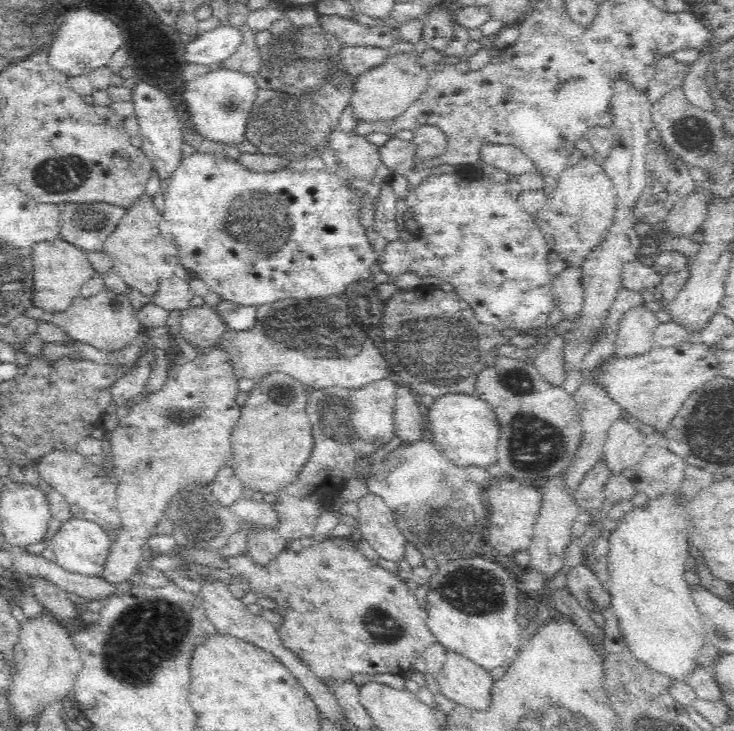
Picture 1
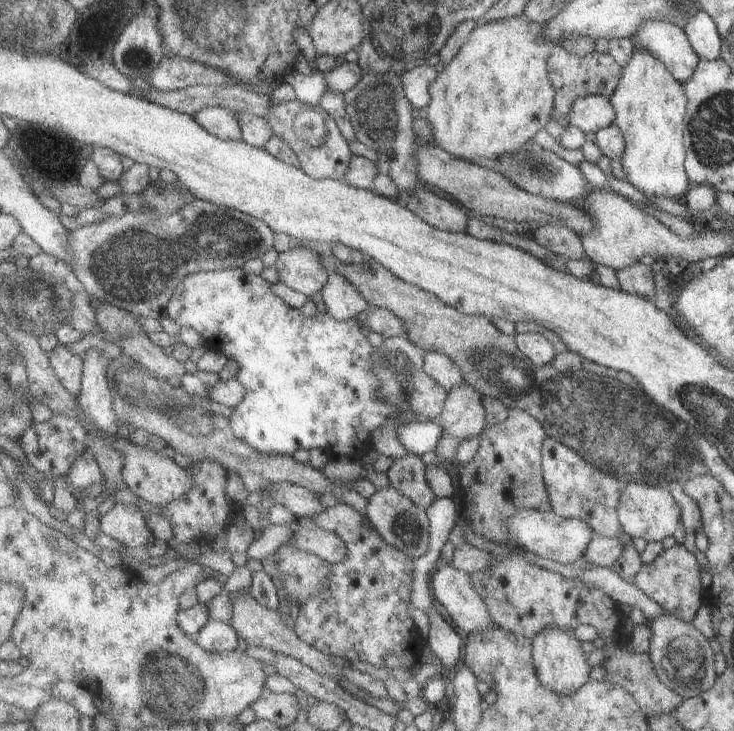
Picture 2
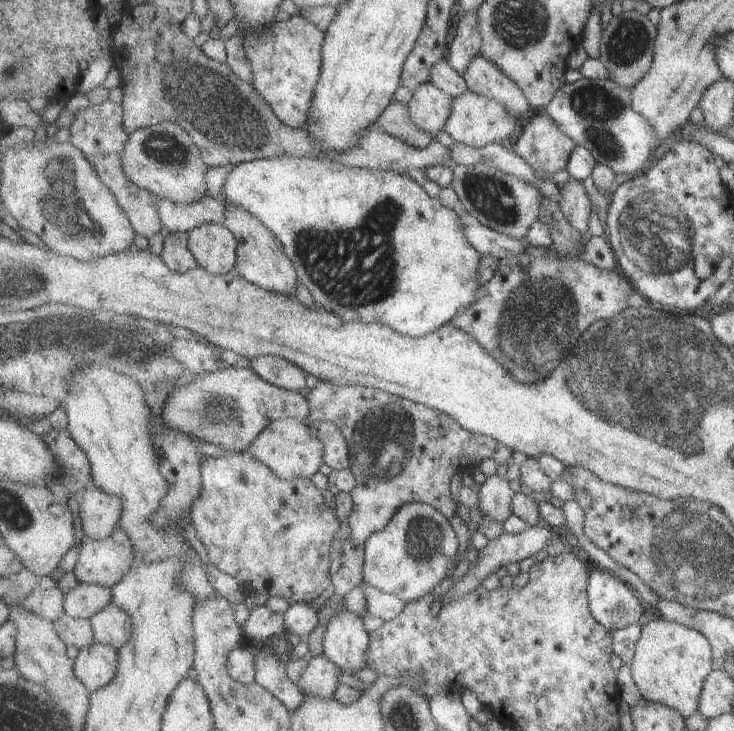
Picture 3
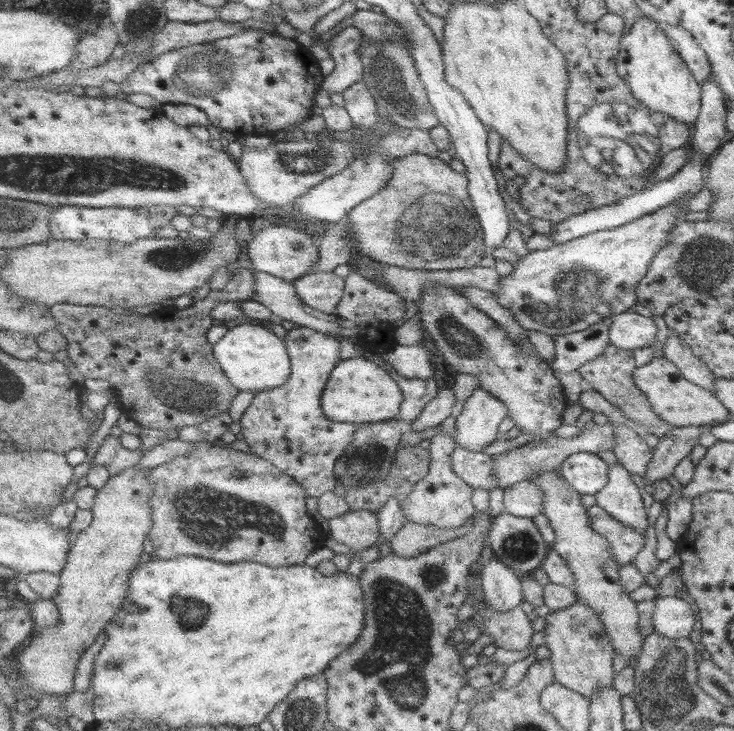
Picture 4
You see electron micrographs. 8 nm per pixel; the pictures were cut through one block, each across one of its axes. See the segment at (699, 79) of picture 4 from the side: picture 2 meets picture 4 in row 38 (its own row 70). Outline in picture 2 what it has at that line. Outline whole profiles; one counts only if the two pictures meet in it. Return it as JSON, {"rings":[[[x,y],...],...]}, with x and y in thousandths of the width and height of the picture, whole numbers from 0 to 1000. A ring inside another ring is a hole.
{"rings":[[[902,27],[880,30],[860,51],[864,67],[880,68],[894,77],[924,114],[937,112],[948,97],[948,77],[928,37]]]}

